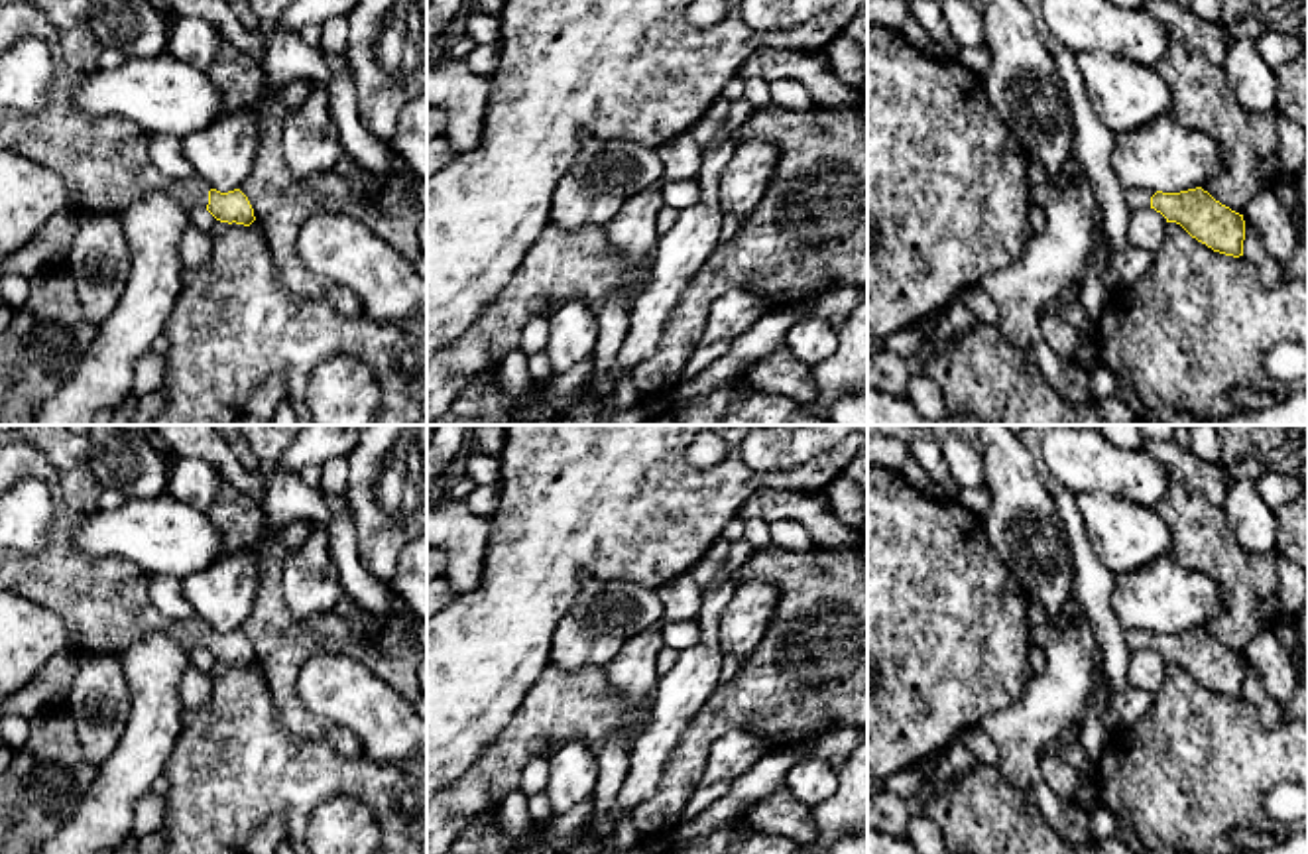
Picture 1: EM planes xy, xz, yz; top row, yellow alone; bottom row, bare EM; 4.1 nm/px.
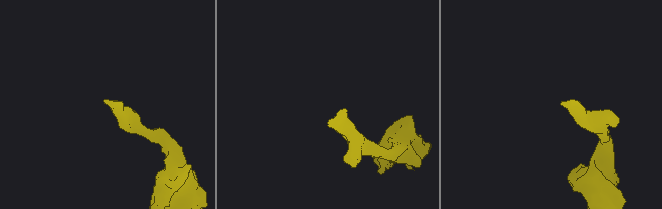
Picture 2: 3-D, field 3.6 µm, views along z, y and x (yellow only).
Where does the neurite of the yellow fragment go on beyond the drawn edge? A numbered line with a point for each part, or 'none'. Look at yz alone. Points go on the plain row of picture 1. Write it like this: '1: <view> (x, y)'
1: yz (1137, 640)

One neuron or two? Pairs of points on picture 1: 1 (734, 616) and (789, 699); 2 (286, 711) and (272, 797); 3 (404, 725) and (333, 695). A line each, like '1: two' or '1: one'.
1: two
2: two
3: one

